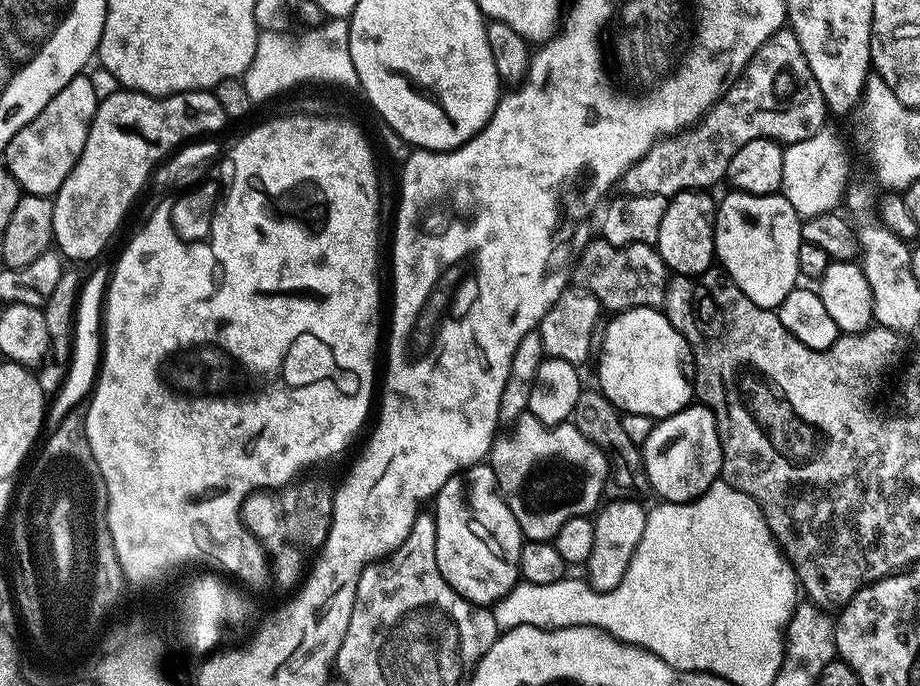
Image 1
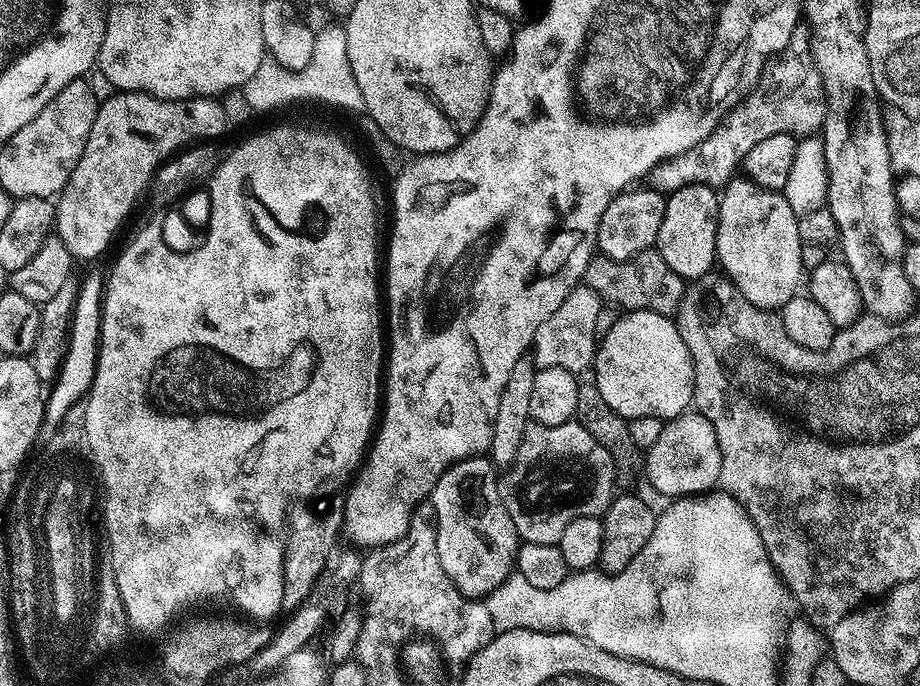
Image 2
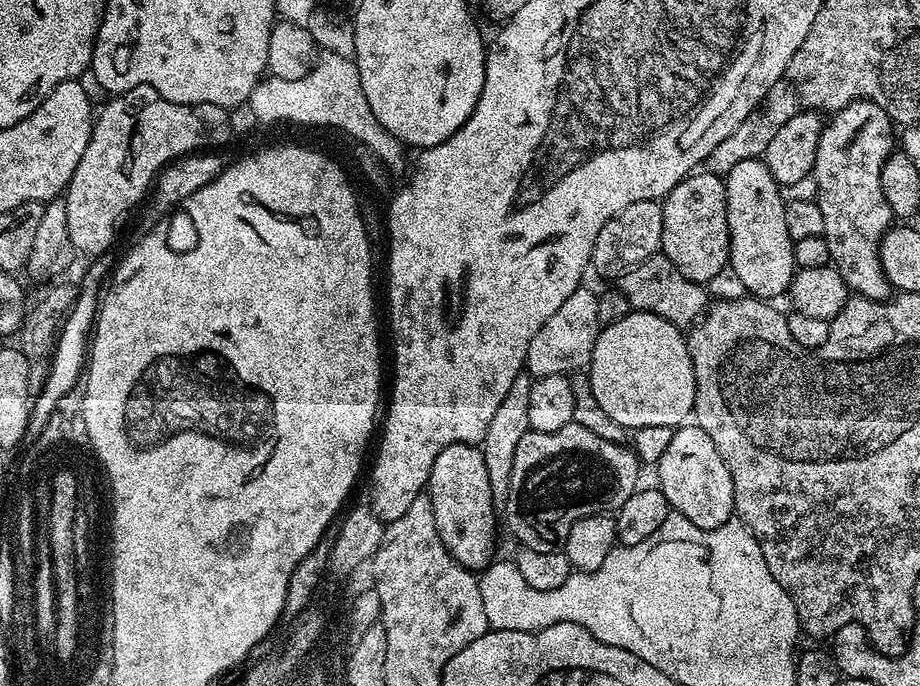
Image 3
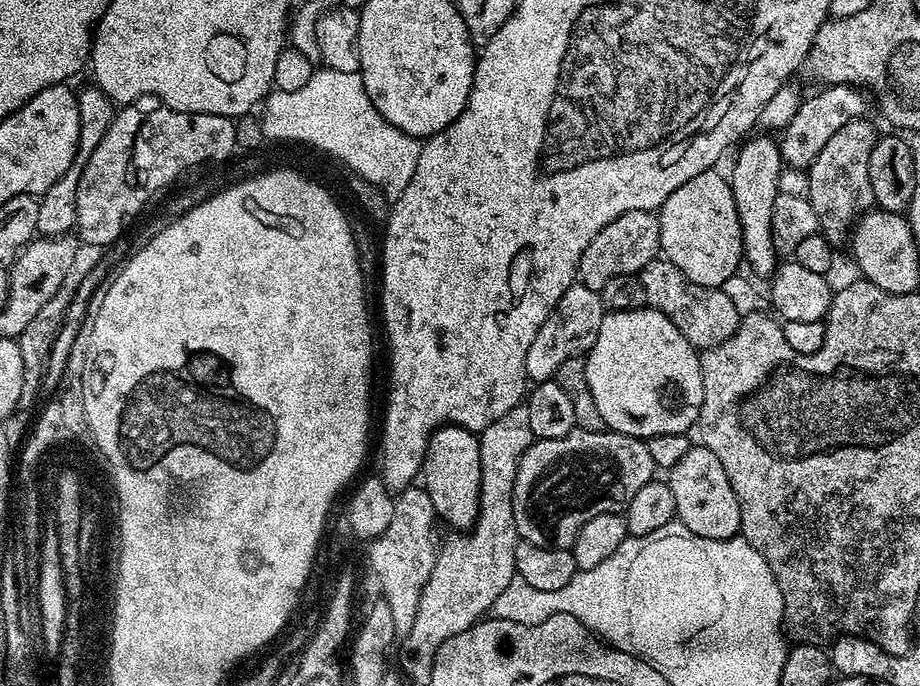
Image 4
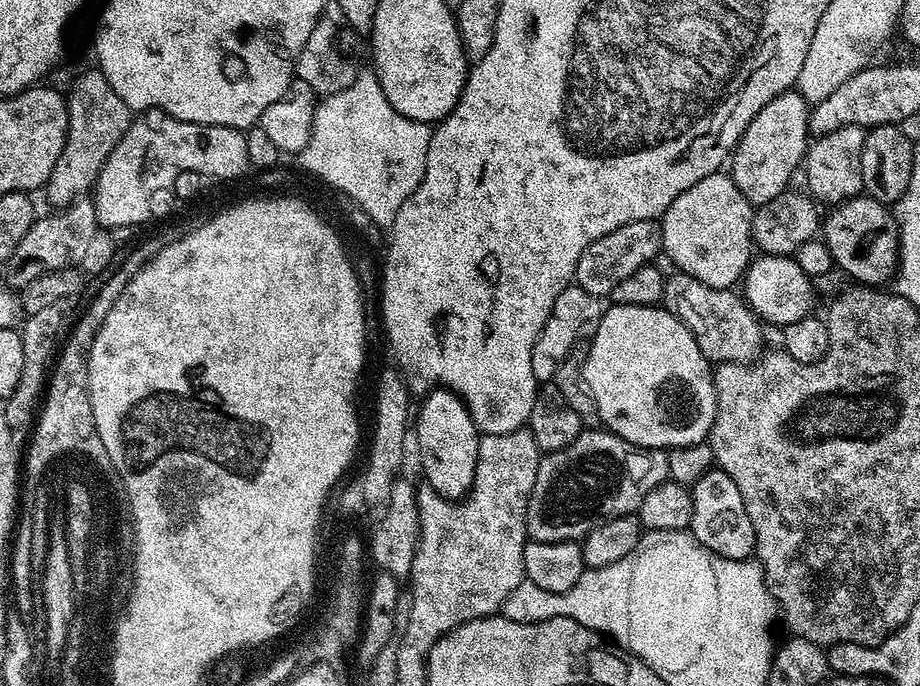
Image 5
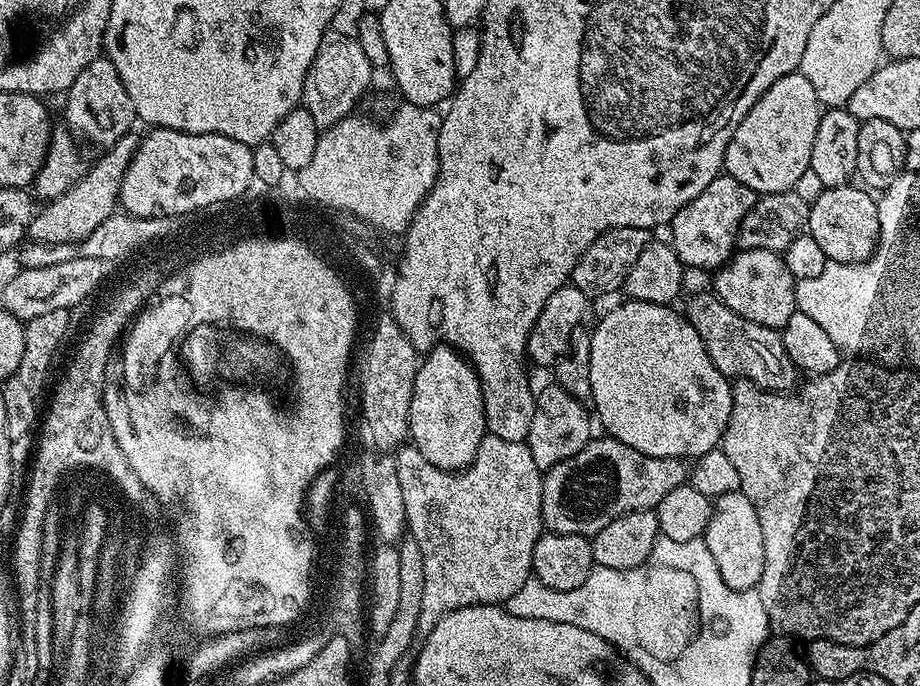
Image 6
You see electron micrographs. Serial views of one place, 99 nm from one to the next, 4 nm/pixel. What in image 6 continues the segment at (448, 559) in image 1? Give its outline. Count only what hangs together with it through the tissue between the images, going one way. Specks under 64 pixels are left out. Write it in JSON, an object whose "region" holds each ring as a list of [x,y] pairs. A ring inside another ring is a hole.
{"region":[[[441,346],[431,349],[421,359],[420,368],[414,378],[414,394],[410,398],[410,422],[408,423],[411,444],[420,451],[422,458],[426,458],[426,462],[438,466],[438,470],[458,472],[471,464],[487,432],[488,423],[484,417],[482,386],[472,365],[455,348]]]}

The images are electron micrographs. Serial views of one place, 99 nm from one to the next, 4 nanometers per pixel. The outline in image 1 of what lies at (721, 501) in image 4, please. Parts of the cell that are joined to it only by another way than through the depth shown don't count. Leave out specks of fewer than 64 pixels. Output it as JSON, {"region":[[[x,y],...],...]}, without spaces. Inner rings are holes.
{"region":[[[693,402],[673,416],[657,419],[649,436],[642,445],[644,472],[648,476],[648,487],[660,495],[661,501],[670,504],[685,504],[697,500],[720,476],[722,466],[722,446],[716,429],[714,414],[703,404]]]}

